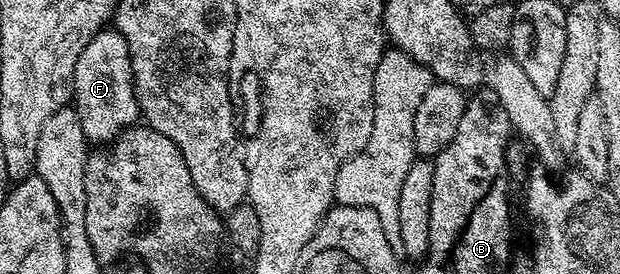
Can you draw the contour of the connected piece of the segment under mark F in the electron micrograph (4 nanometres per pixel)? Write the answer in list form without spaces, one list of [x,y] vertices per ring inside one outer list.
[[[103,29],[92,37],[80,53],[74,70],[72,106],[80,117],[87,140],[106,145],[139,122],[138,99],[134,96],[134,74],[130,68],[128,45],[115,29]]]

